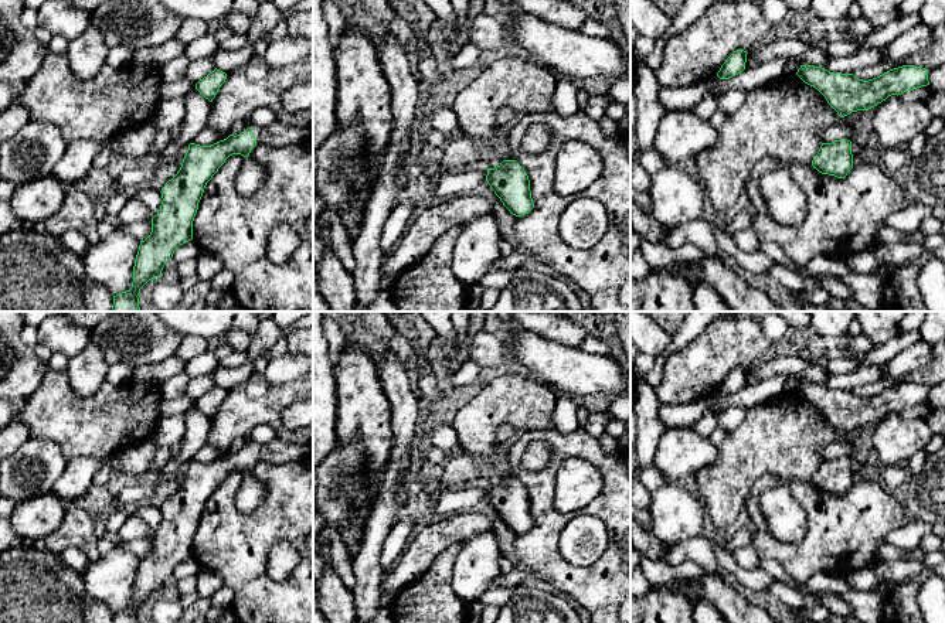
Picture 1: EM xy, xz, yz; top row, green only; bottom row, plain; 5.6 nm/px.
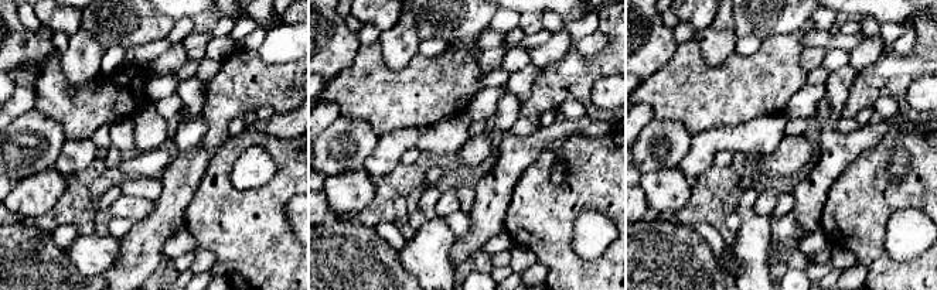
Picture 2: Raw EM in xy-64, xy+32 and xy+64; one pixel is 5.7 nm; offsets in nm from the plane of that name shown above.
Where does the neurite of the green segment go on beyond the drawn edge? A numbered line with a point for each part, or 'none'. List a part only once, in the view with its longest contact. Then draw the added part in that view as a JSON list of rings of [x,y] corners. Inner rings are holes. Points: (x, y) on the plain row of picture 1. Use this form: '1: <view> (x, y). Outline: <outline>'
1: xy (278, 450). Outline: [[[275,438],[268,445],[251,445],[256,456],[256,462],[269,462],[269,463],[290,463],[300,460],[313,453],[313,443],[292,443],[283,442]]]

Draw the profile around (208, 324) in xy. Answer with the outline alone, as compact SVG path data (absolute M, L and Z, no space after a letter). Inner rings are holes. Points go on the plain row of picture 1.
M154 312L174 331L200 336L207 341L224 337L230 330L254 336L261 323L258 312Z

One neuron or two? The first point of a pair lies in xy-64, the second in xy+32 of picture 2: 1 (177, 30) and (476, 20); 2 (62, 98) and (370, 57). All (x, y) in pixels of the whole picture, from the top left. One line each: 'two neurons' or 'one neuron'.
1: two neurons
2: one neuron

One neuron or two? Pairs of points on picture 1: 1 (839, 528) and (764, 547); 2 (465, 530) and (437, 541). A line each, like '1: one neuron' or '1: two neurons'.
1: one neuron
2: one neuron

